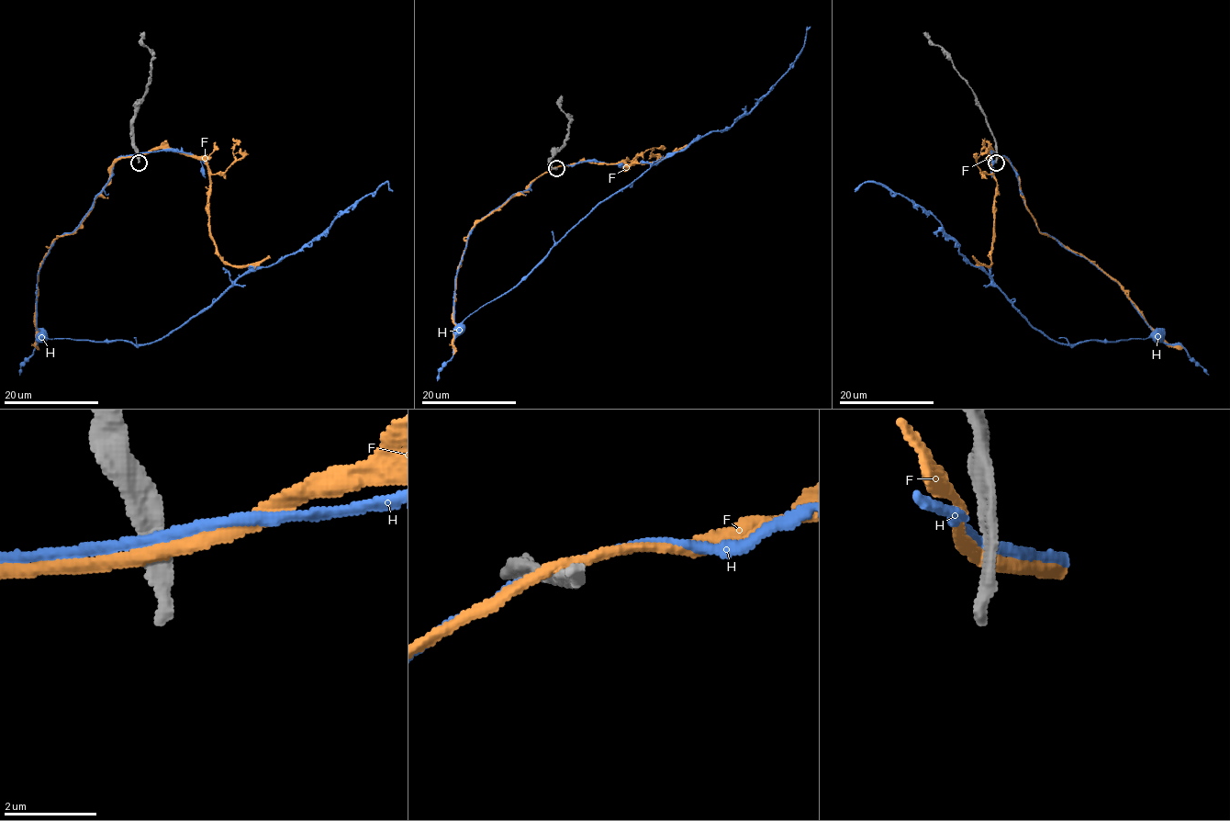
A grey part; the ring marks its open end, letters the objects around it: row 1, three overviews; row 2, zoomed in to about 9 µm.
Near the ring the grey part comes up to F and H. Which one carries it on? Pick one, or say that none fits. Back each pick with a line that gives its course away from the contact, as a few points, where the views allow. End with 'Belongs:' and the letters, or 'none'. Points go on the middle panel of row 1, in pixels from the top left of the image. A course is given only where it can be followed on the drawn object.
Belongs: none

